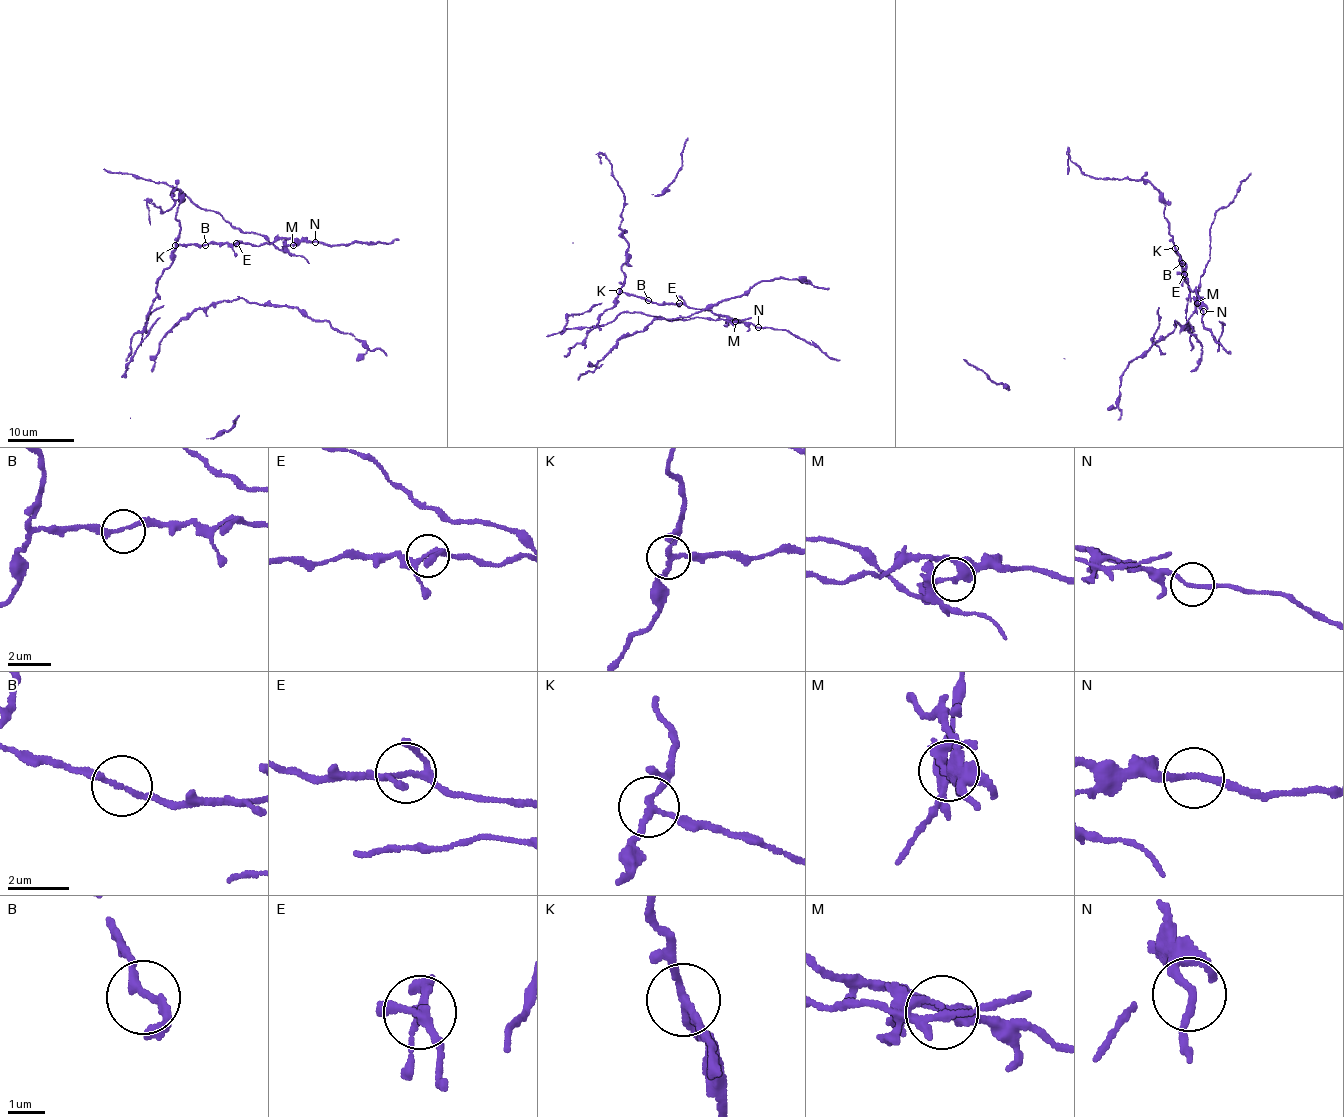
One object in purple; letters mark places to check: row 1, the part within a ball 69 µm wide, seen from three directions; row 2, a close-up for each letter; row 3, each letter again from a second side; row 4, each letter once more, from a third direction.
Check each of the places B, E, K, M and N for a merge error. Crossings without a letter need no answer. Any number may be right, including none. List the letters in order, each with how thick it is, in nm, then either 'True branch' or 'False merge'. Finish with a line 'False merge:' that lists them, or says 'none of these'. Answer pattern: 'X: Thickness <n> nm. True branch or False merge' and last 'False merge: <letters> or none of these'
B: Thickness 180 nm. True branch
E: Thickness 190 nm. True branch
K: Thickness 170 nm. False merge
M: Thickness 280 nm. False merge
N: Thickness 180 nm. True branch
False merge: K, M

